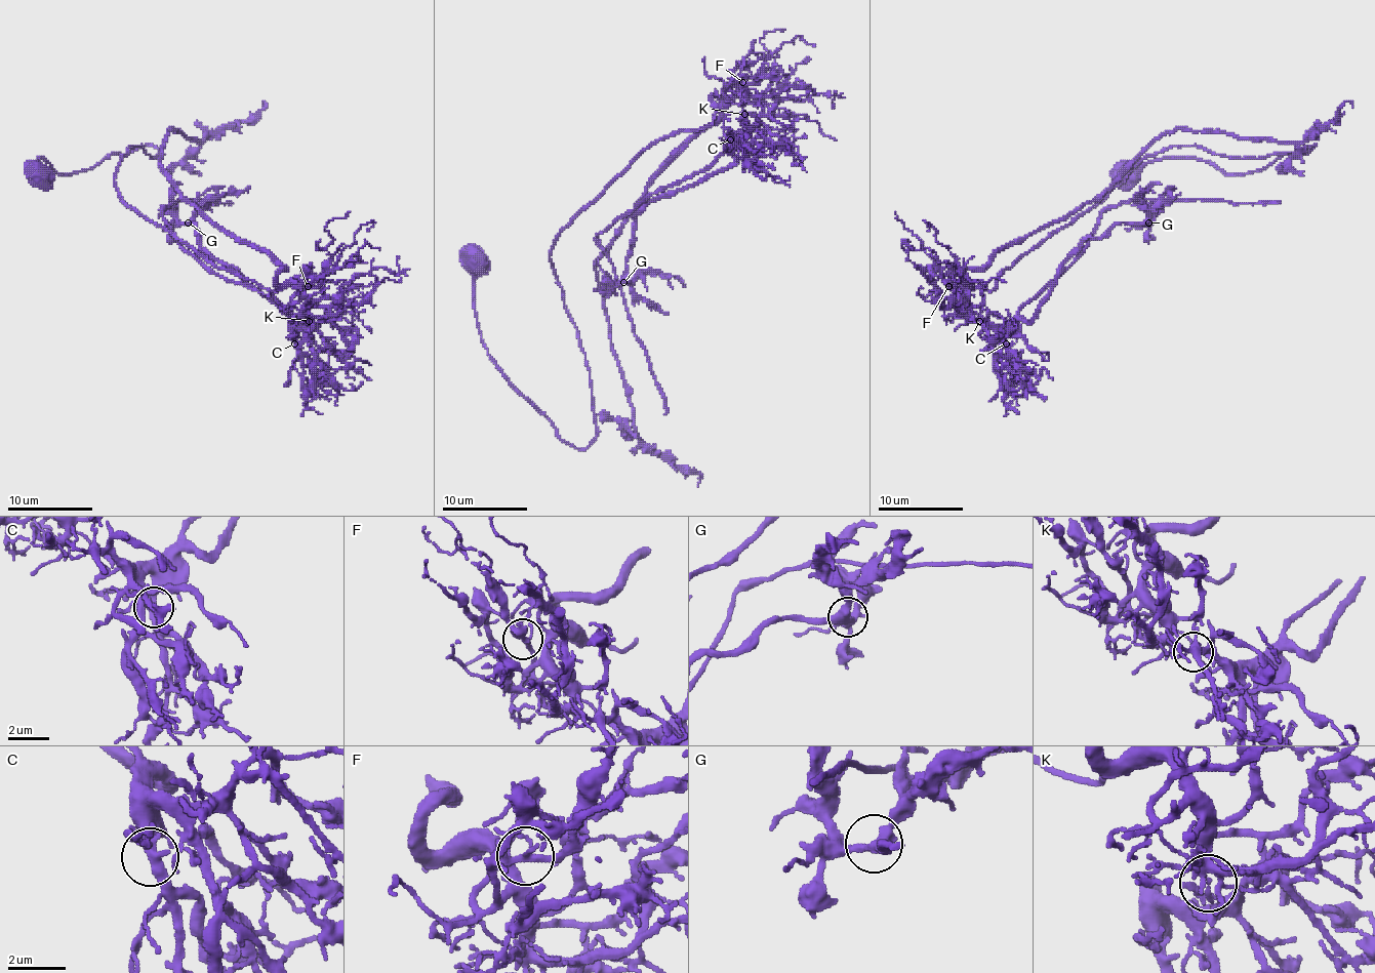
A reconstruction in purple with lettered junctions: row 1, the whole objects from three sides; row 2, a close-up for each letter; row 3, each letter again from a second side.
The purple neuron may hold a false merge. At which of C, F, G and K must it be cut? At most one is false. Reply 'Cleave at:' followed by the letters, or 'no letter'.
Cleave at: K

